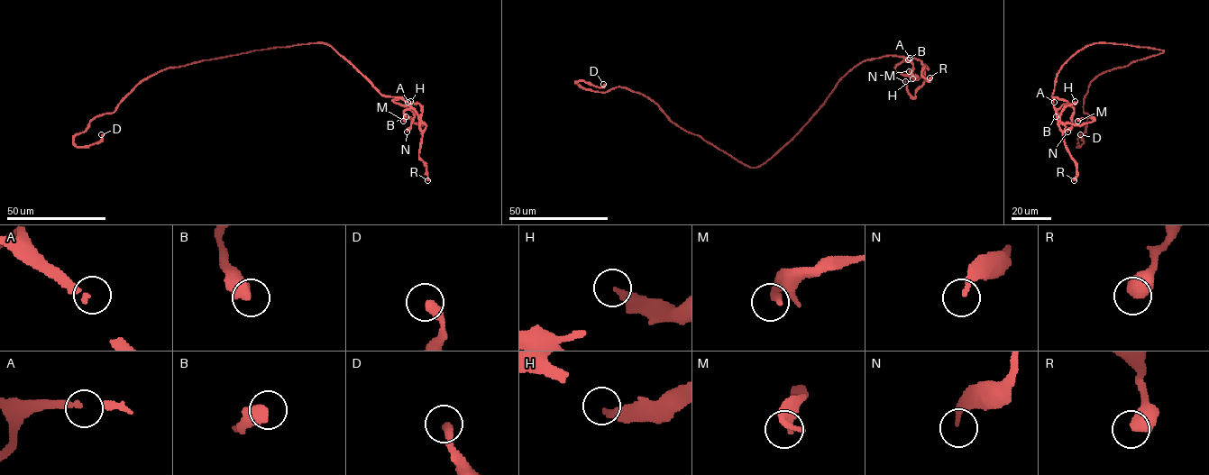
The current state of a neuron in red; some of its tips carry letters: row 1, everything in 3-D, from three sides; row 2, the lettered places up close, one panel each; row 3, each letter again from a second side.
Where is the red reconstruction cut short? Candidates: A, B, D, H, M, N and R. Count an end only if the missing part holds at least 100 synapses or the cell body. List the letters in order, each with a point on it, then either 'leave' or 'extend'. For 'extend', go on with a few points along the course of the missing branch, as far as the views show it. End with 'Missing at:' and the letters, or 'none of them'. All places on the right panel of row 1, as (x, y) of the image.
A: place (1054, 102); leave
B: place (1056, 116); leave
D: place (1080, 134); leave
H: place (1075, 101); leave
M: place (1077, 121); leave
N: place (1067, 132); leave
R: place (1074, 180); leave
Missing at: none of them

